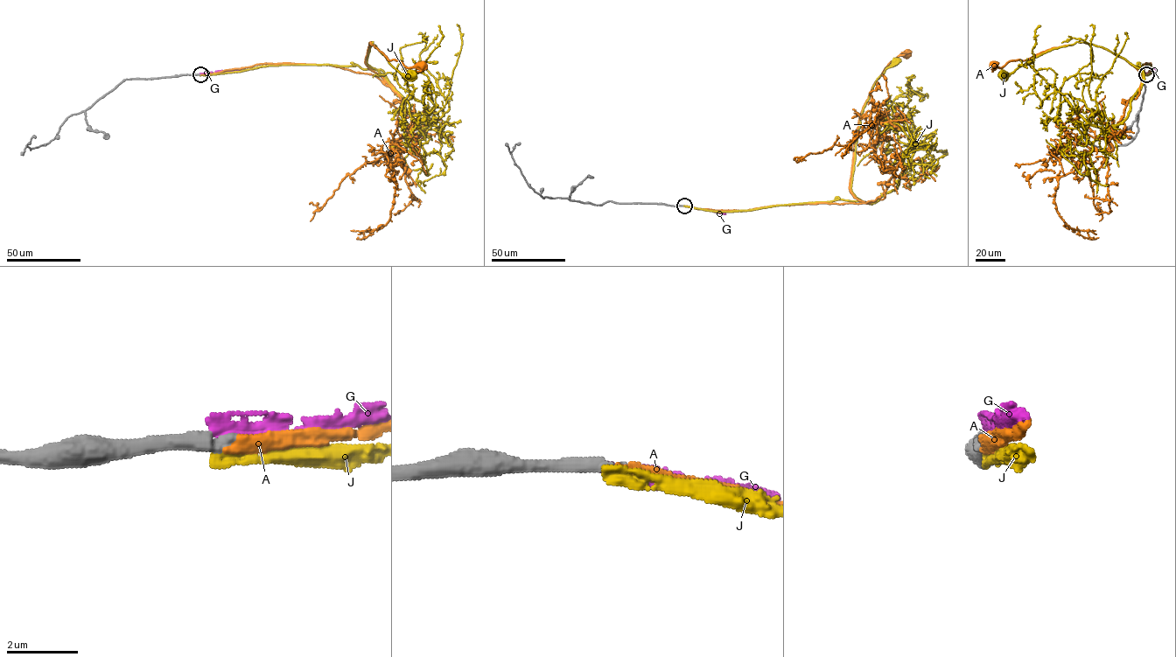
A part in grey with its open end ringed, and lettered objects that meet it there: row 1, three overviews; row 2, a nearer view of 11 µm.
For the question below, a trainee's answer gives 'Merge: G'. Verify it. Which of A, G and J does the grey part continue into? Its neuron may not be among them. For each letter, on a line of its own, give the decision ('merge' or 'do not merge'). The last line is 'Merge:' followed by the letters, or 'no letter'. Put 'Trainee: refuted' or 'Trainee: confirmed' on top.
Trainee: refuted
A: merge
G: do not merge
J: do not merge
Merge: A

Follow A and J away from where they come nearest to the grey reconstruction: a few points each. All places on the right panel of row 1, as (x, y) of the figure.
A: (1145, 74), (1151, 64), (1144, 66), (1143, 81), (1123, 59), (1083, 42), (992, 65)
J: (1146, 74), (1151, 72), (1149, 65), (1137, 64), (1141, 69), (1102, 47), (1075, 42), (1053, 48), (1002, 74)

